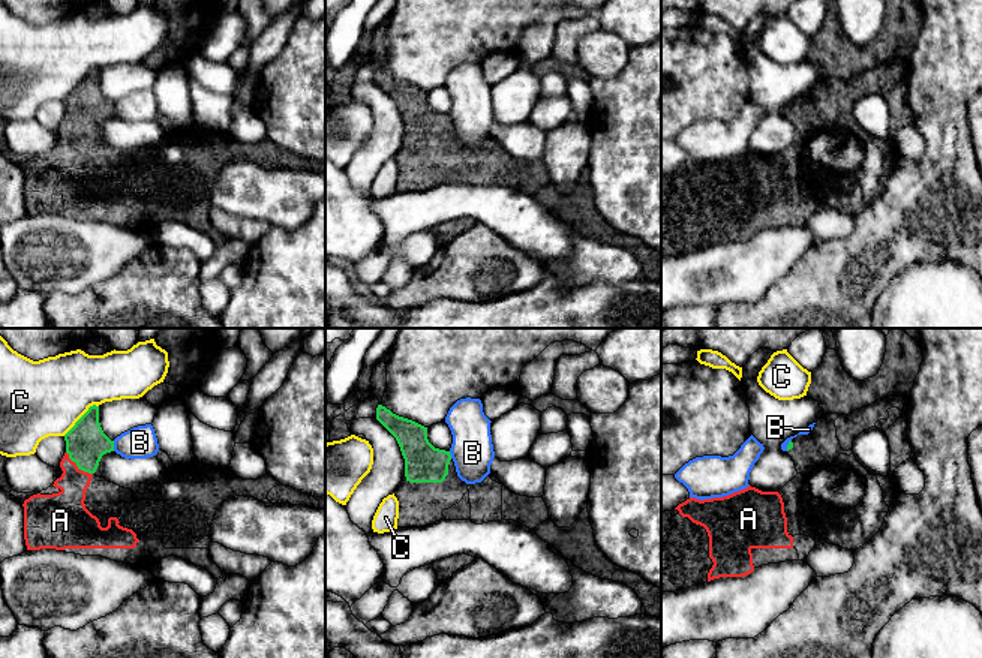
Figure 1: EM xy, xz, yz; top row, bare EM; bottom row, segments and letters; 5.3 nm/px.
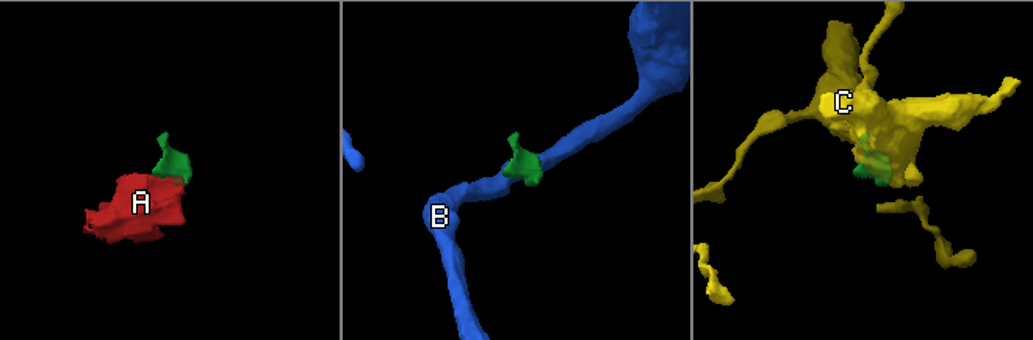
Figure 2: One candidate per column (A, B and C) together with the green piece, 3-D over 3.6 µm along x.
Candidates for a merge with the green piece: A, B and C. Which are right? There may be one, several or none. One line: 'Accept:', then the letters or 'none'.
Accept: A

